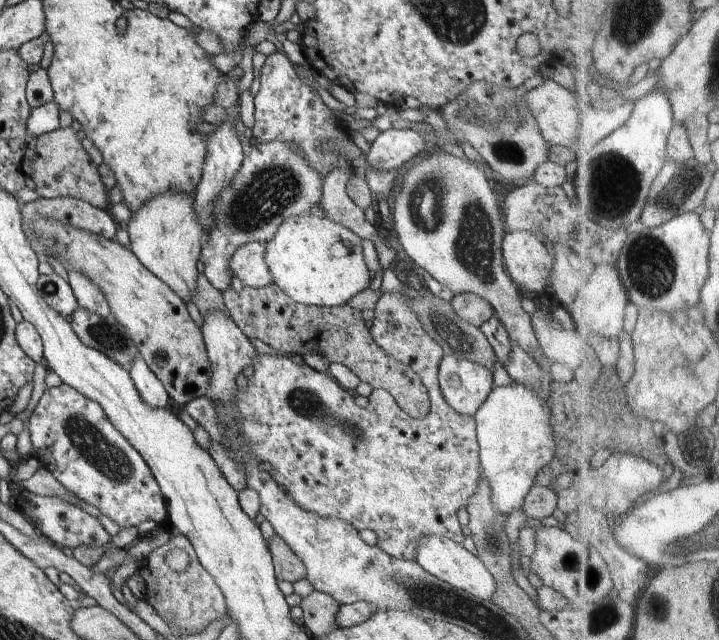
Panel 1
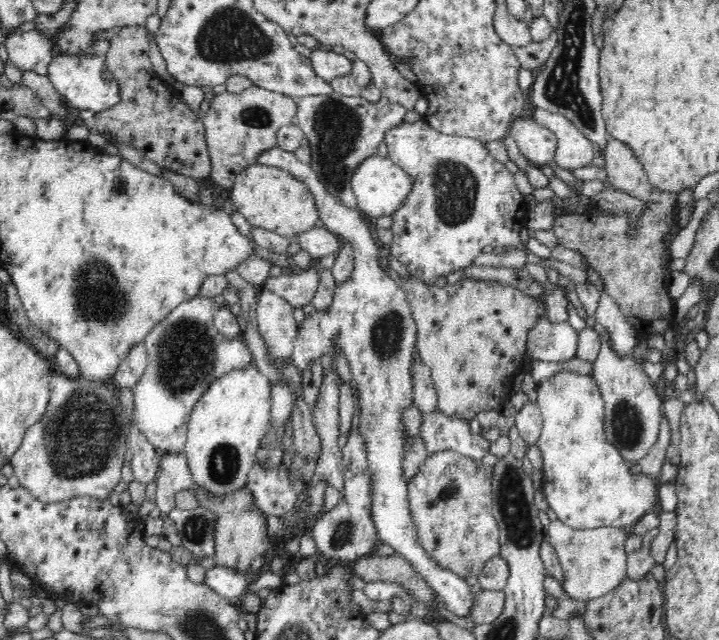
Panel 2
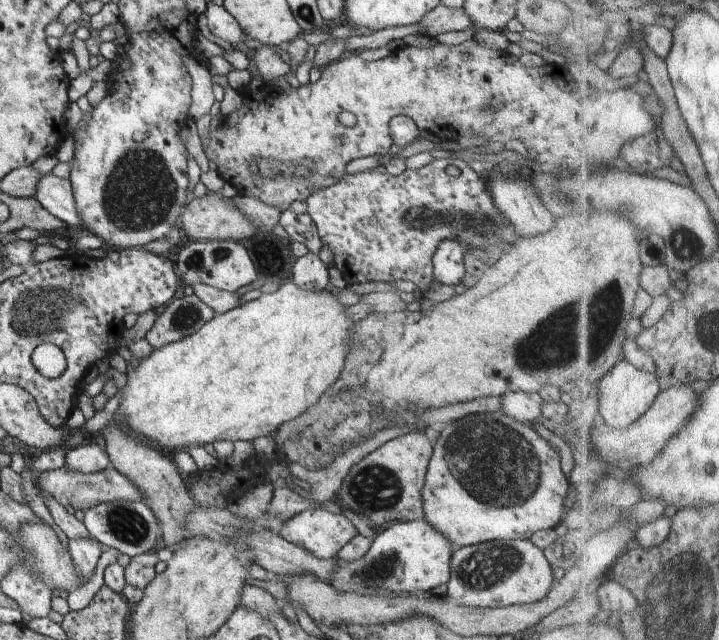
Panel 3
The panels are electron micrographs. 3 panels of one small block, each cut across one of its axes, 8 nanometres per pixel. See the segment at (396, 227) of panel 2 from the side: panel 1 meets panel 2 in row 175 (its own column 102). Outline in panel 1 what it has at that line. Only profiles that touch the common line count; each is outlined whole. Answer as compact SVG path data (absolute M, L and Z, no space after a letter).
M63 383L45 390L27 427L33 452L43 467L67 490L112 518L121 529L132 532L145 521L167 521L165 501L150 468L114 427L100 404Z

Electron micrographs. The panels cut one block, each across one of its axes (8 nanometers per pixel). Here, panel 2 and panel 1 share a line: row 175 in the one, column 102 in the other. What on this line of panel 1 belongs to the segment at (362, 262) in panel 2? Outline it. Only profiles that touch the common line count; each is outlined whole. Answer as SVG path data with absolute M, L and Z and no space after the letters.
M68 272L67 282L78 305L83 306L87 312L98 314L103 318L112 314L102 290L82 272Z

